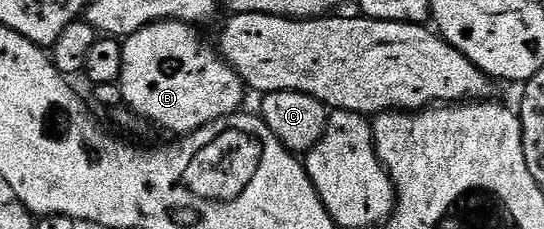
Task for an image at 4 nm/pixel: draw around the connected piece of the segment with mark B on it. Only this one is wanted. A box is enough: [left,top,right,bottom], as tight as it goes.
[119,20,245,134]

